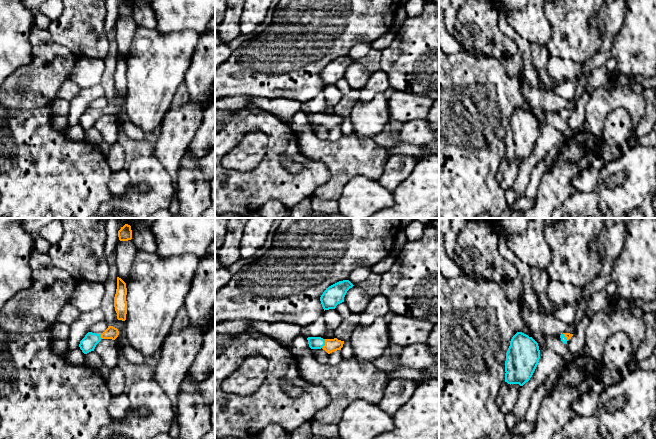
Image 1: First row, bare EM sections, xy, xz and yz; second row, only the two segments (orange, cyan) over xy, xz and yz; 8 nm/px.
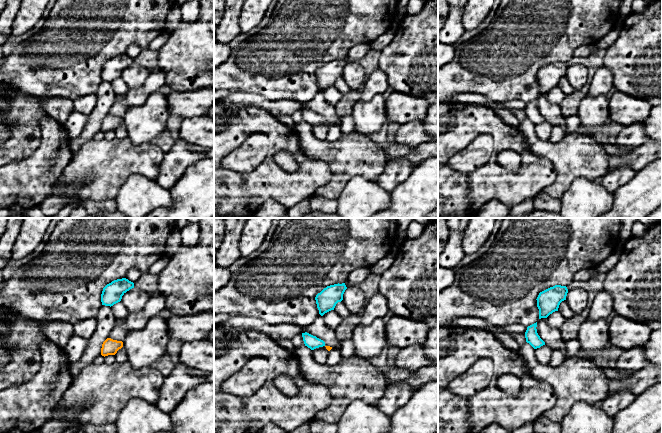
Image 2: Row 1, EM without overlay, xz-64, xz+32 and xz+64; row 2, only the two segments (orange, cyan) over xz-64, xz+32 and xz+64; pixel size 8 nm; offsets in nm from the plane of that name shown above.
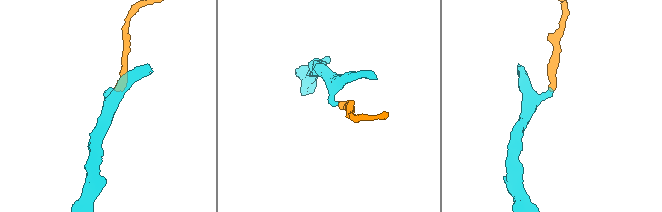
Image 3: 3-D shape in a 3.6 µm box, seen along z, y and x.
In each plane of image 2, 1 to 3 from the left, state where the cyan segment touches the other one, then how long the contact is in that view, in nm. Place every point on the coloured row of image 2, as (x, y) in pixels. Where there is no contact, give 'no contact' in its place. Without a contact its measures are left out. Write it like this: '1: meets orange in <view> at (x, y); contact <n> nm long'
1: no contact
2: no contact
3: no contact

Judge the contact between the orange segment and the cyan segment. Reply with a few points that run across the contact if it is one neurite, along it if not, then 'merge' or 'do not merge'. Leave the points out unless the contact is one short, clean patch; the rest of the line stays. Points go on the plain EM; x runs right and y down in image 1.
line xz (331, 121), (325, 120), (314, 118); merge

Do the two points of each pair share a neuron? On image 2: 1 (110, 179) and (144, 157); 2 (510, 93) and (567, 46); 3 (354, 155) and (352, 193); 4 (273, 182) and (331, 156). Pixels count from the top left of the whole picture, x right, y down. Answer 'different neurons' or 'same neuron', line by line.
1: same neuron
2: same neuron
3: different neurons
4: different neurons

